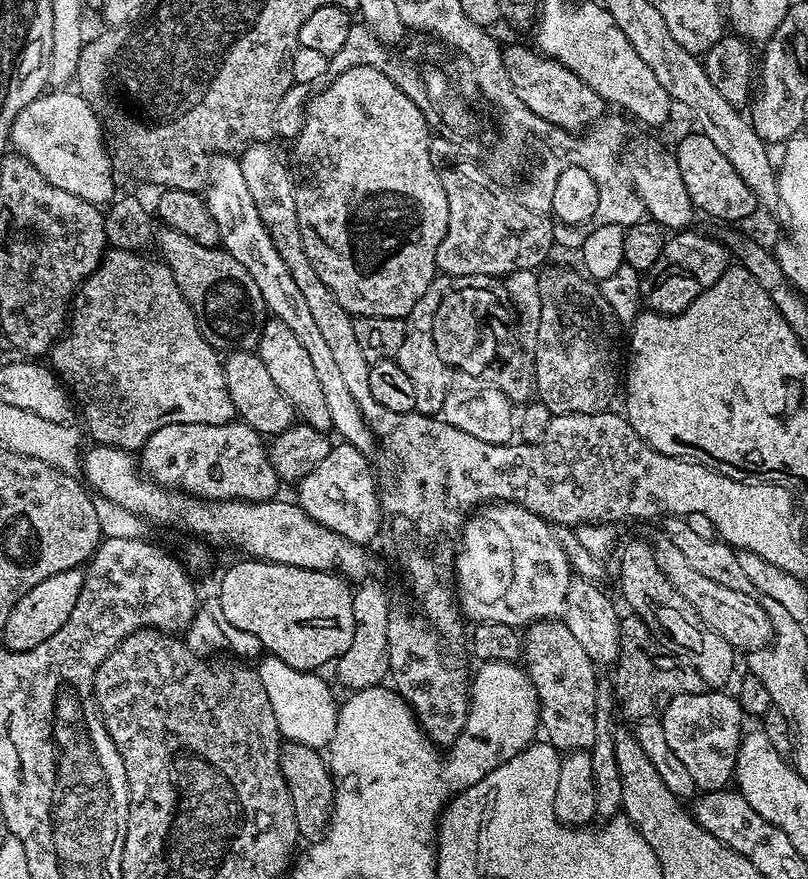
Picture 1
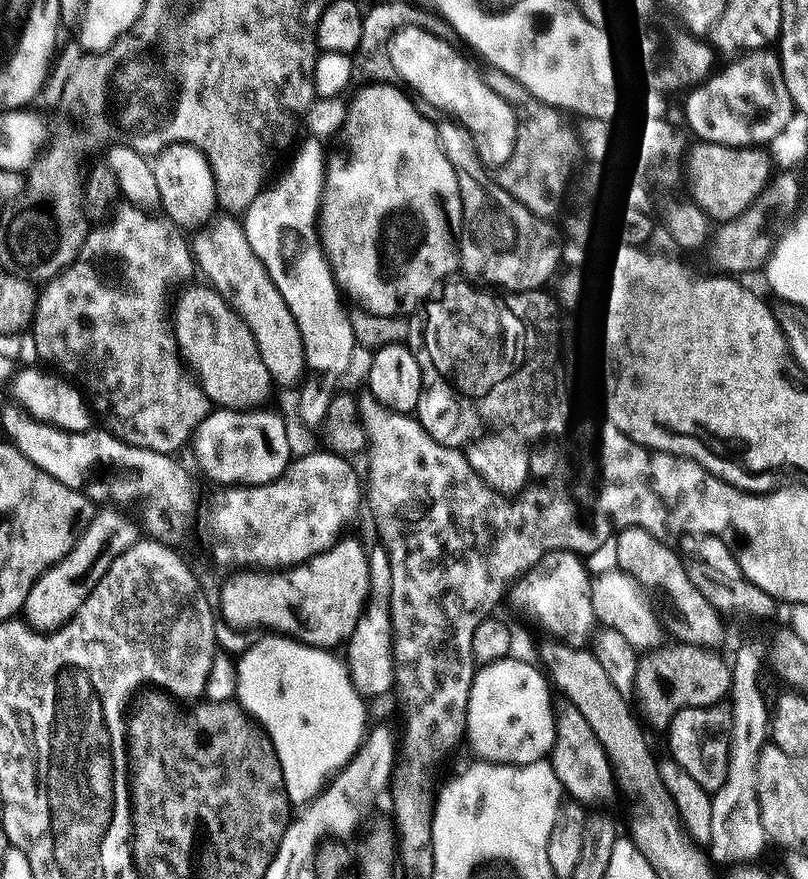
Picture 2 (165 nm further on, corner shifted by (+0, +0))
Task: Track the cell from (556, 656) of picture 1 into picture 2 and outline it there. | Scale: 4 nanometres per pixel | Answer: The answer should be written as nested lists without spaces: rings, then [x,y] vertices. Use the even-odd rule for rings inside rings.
[[[567,702],[556,704],[556,741],[550,753],[550,763],[554,774],[558,774],[558,782],[565,793],[568,792],[573,801],[583,806],[600,804],[612,795],[617,795],[618,785],[612,775],[612,764],[608,761],[602,742],[598,742],[598,734],[582,718],[582,710]]]

